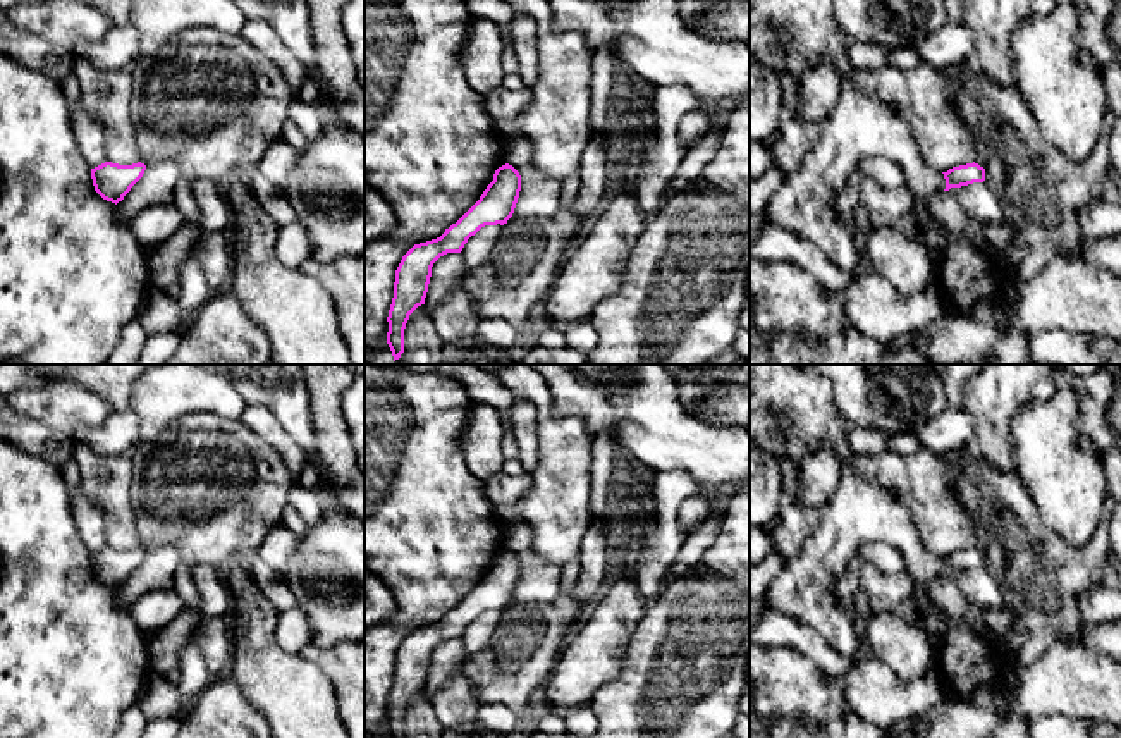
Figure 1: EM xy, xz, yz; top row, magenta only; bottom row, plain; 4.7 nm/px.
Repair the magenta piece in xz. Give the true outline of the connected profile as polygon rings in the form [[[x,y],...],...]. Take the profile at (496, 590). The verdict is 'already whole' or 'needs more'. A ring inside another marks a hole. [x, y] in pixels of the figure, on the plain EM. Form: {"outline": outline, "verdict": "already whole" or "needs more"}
{"outline": [[[505,549],[493,559],[480,585],[445,618],[414,630],[395,655],[394,683],[389,695],[387,729],[392,738],[404,738],[404,714],[409,700],[428,678],[433,649],[447,638],[461,638],[471,621],[485,611],[504,611],[512,602],[521,576],[519,557]]], "verdict": "already whole"}

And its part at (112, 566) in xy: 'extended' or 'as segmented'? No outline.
as segmented

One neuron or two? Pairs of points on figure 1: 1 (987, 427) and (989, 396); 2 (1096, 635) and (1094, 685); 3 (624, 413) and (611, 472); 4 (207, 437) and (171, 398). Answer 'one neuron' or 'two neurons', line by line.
1: one neuron
2: two neurons
3: two neurons
4: two neurons

